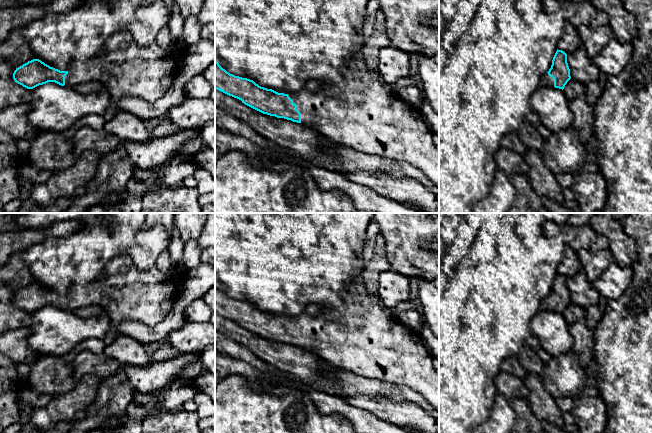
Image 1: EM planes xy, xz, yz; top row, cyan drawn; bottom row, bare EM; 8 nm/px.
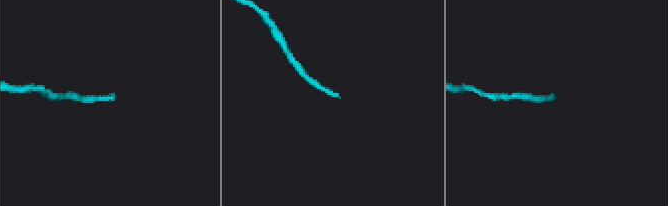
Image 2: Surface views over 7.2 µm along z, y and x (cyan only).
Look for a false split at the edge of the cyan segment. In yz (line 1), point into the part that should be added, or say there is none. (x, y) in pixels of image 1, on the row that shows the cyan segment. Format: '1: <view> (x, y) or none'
1: yz (547, 81)

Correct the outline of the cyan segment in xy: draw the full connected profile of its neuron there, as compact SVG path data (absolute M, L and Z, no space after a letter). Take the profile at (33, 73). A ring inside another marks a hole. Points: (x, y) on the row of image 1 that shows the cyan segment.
M124 29L112 34L106 40L102 52L95 59L88 61L76 61L68 71L60 71L50 67L39 59L33 59L16 68L13 73L13 79L16 83L27 89L33 89L48 82L55 82L61 86L75 88L76 85L89 81L98 81L104 85L105 90L109 93L114 110L114 104L124 96L136 96L145 102L152 104L164 96L172 87L174 78L181 69L182 60L186 54L187 48L187 44L179 43L171 43L168 47L162 48L156 42L149 47L142 48L134 41L131 33L127 29Z

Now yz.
M557 49L552 60L551 68L542 76L540 86L555 87L563 90L570 79L567 54Z

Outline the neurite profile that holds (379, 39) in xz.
M379 10L376 14L374 34L365 41L362 49L365 64L368 66L368 69L378 68L378 52L390 44L386 33L386 20L382 10Z

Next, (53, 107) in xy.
M48 82L30 89L28 104L30 106L28 111L29 124L40 131L55 132L67 130L87 115L103 115L109 108L113 107L110 95L106 90L82 94L75 88L61 86L55 82Z

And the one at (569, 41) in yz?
M566 21L562 30L562 35L558 41L558 50L564 51L566 54L572 54L582 43L576 27L571 22Z

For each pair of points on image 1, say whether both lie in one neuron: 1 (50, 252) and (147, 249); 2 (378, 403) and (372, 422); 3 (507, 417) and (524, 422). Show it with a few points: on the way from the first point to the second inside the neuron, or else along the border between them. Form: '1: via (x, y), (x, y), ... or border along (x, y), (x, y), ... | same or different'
1: border along (140, 230), (135, 236), (134, 243), (126, 252) | different
2: border along (353, 405), (368, 409), (380, 418), (391, 422) | different
3: border along (508, 401), (515, 413), (515, 422) | different

